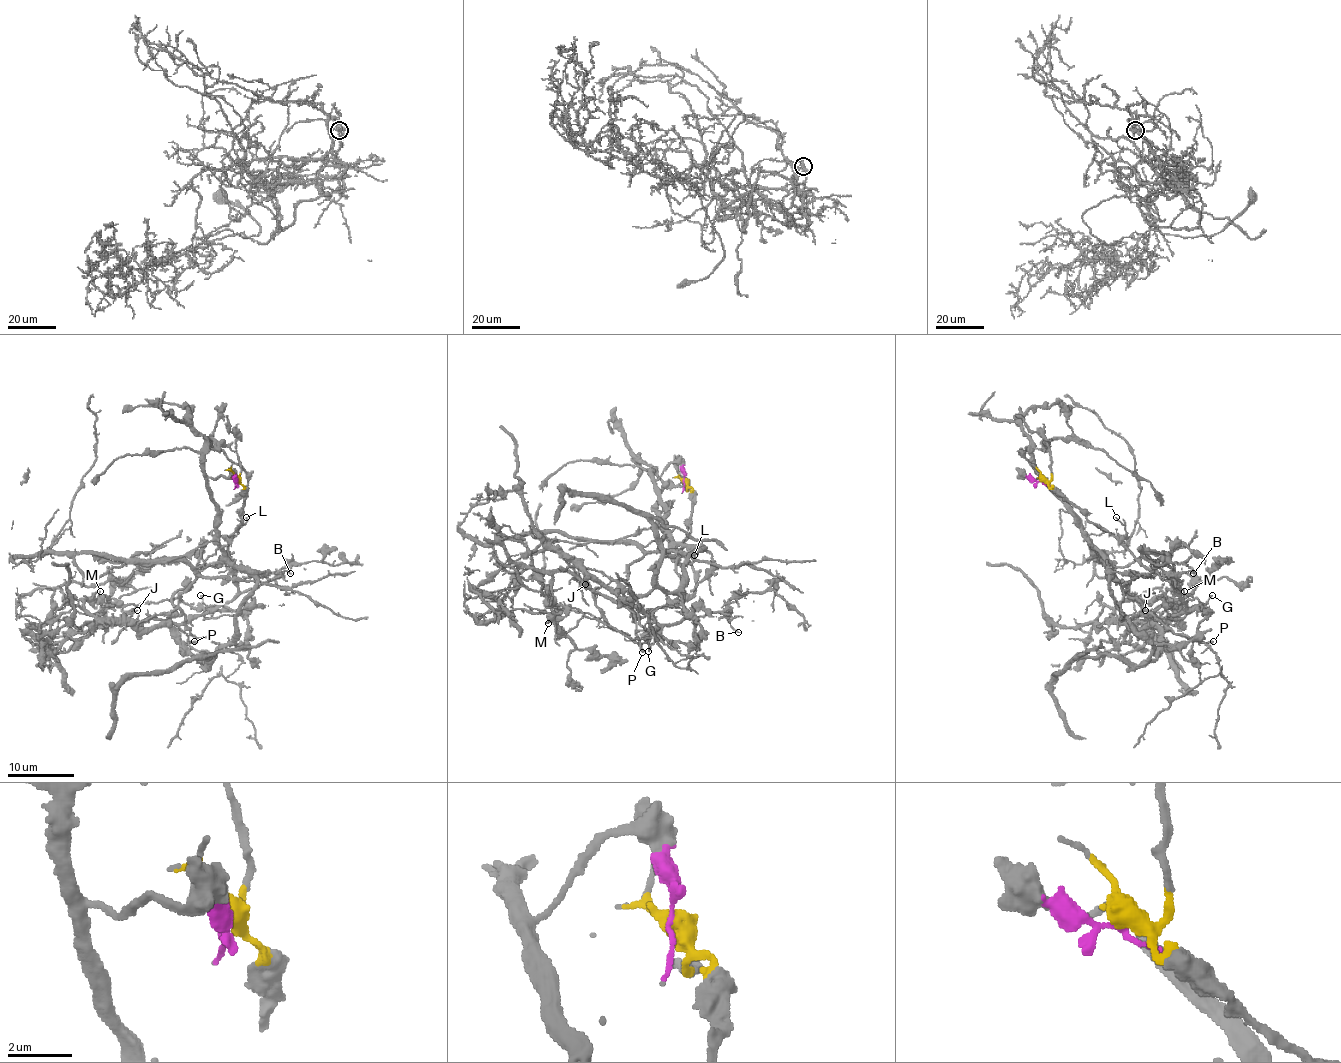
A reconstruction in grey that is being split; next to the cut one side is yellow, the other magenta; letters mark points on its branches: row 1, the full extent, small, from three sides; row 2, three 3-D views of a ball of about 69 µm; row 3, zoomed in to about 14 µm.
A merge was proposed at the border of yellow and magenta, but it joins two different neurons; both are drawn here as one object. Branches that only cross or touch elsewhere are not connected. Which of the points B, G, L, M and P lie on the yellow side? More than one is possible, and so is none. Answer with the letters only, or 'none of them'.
B, G, L, M, P

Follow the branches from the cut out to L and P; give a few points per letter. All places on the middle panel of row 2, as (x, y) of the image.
L: (684, 480), (692, 498), (691, 530), (679, 561), (689, 565), (694, 555)
P: (684, 480), (692, 498), (691, 530), (676, 573), (686, 614), (677, 622), (656, 624), (628, 608), (643, 652)

